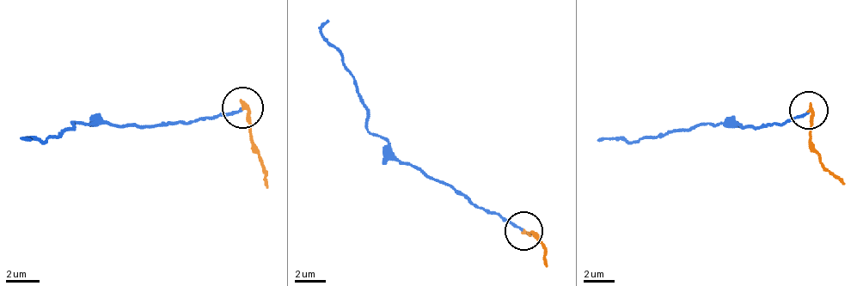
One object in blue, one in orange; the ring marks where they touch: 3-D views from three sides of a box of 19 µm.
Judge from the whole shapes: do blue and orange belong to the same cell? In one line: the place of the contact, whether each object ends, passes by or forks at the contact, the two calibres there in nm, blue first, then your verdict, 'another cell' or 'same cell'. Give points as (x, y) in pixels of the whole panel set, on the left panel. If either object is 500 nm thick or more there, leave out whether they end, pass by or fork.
(242, 107) | blue ends | orange ends | 160/240 nm | another cell

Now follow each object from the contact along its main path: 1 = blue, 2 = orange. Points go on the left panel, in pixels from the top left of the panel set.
1: (243, 106), (198, 123), (136, 126), (74, 123), (74, 126), (45, 143), (28, 139)
2: (243, 106), (252, 147), (268, 188)

